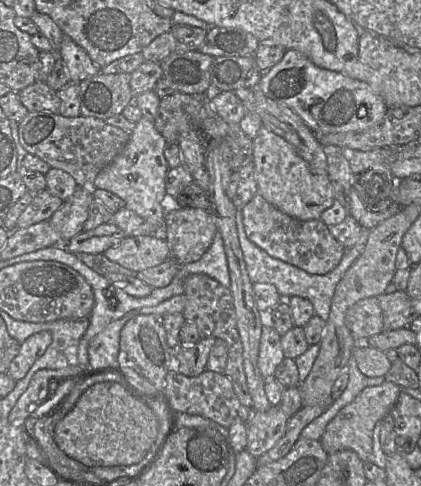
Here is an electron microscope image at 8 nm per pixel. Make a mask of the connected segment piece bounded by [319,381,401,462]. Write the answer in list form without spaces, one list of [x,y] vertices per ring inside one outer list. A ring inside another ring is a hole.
[[[389,381],[365,388],[328,423],[319,440],[323,449],[328,454],[342,450],[353,450],[363,462],[370,461],[373,451],[373,429],[396,404],[400,392],[401,387]]]

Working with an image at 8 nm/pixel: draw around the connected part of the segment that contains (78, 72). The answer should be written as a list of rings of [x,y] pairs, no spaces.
[[[63,35],[59,56],[73,83],[102,73],[101,68],[93,63],[88,53],[68,36]]]

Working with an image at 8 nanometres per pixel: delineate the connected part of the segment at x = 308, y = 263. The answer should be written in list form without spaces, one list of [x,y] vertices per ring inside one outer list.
[[[256,194],[242,209],[246,236],[271,257],[294,265],[309,274],[324,275],[341,261],[346,249],[330,233],[329,227],[320,219],[297,220]]]

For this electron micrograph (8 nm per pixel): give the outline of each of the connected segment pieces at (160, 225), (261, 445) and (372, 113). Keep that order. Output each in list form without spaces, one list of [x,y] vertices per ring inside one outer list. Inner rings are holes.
[[[143,117],[136,123],[122,151],[96,176],[93,183],[94,188],[109,191],[121,198],[125,208],[155,226],[156,233],[151,236],[163,238],[165,213],[169,208],[165,180],[170,169],[164,158],[165,145],[166,140],[155,129],[153,122]]]
[[[280,406],[266,411],[252,411],[246,423],[246,450],[255,458],[273,448],[285,433],[289,416]]]
[[[290,49],[275,66],[263,72],[258,87],[269,98],[289,107],[316,132],[363,132],[380,125],[387,105],[363,81],[316,66],[297,50]]]

